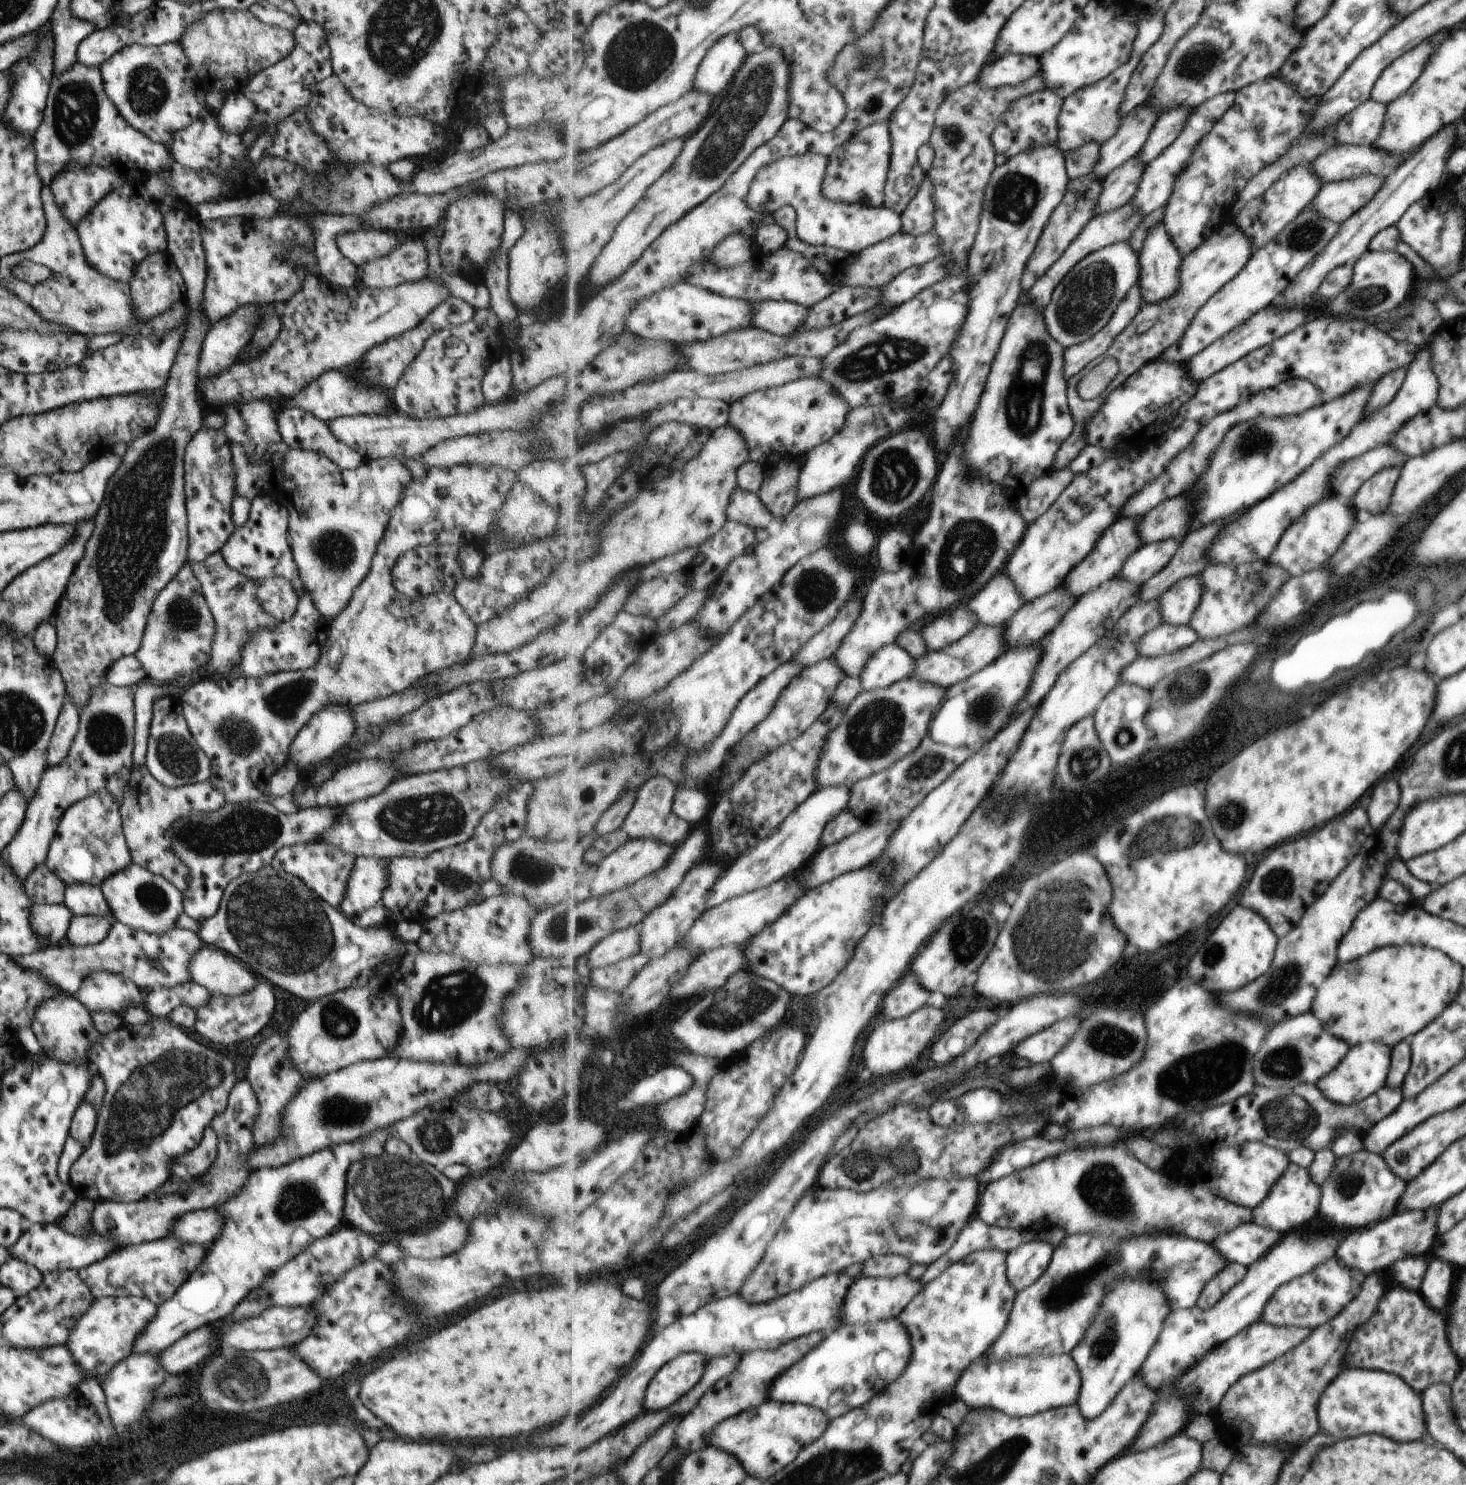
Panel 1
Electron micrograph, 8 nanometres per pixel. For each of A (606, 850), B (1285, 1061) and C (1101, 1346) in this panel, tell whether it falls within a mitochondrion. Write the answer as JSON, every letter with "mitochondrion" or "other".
{"A":"other","B":"mitochondrion","C":"mitochondrion"}

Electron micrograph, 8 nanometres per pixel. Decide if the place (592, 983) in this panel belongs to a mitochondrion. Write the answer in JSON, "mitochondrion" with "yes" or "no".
{"mitochondrion":"no"}

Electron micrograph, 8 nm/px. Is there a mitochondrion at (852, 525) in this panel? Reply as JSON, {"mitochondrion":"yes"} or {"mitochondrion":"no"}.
{"mitochondrion":"no"}

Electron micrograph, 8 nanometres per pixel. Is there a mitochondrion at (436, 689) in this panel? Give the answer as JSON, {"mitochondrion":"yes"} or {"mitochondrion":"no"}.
{"mitochondrion":"no"}

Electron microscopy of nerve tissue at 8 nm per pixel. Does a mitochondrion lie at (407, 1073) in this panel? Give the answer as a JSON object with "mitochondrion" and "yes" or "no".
{"mitochondrion":"no"}

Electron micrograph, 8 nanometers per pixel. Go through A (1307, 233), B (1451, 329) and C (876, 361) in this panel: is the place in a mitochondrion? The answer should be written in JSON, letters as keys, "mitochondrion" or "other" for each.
{"A":"mitochondrion","B":"other","C":"mitochondrion"}

